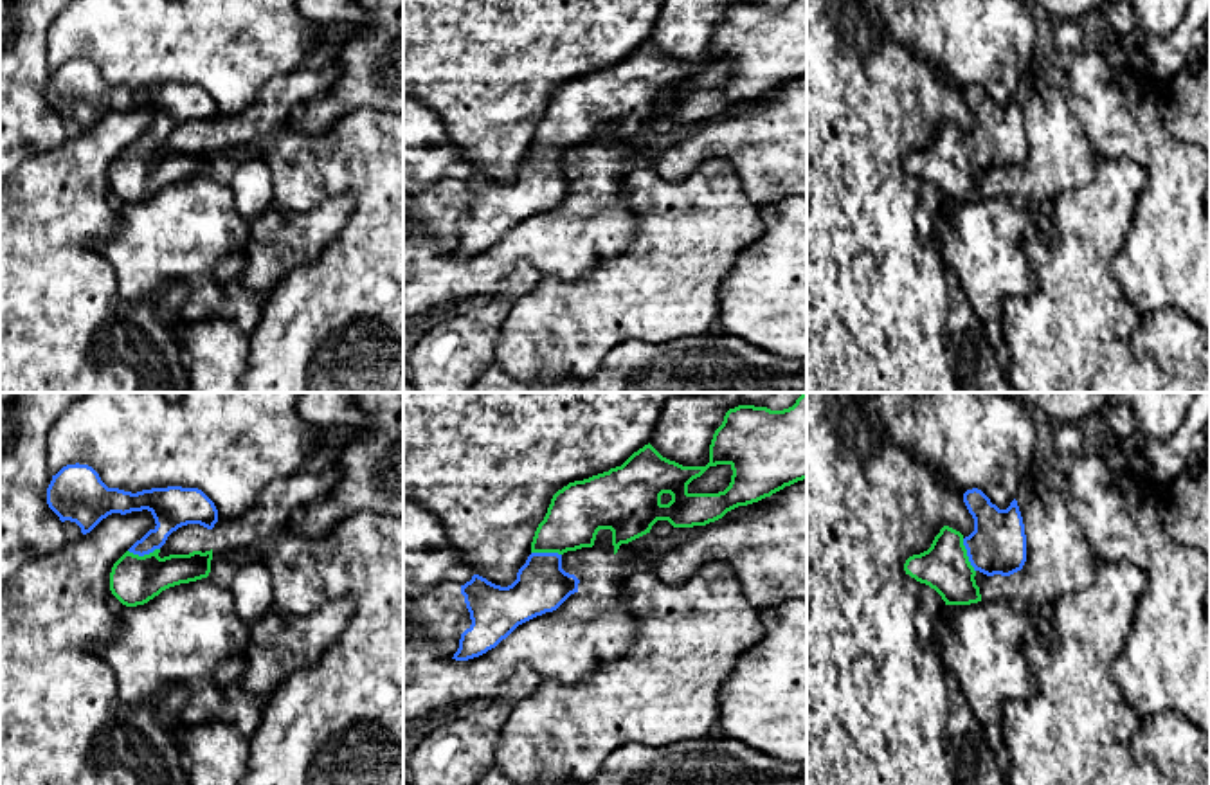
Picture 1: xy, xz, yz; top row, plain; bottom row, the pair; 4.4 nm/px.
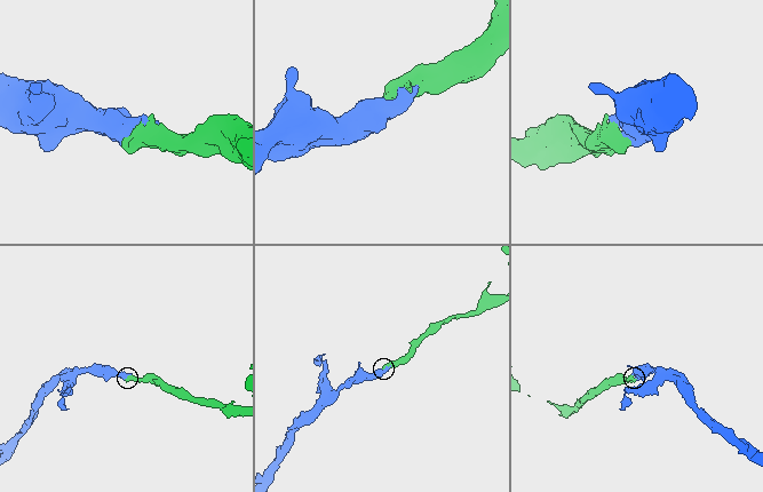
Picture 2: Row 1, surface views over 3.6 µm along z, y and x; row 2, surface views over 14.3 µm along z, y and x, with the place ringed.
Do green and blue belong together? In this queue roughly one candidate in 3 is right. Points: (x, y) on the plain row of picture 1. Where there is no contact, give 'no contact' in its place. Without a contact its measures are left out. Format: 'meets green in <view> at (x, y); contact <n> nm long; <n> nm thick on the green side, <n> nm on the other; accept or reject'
meets green in yz at (966, 152); contact 160 nm long; 220 nm thick on the green side, 260 nm on the other; accept

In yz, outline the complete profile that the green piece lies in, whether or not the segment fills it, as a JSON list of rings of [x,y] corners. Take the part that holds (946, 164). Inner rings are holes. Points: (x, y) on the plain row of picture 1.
[[[972,85],[963,90],[963,99],[974,115],[974,128],[963,133],[960,128],[944,122],[927,148],[909,153],[904,160],[906,171],[935,185],[945,202],[981,198],[974,176],[978,167],[987,173],[1010,173],[1021,167],[1026,158],[1025,121],[1016,95],[1007,106],[999,106],[981,86]]]

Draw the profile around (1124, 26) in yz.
[[[1125,2],[1106,5],[1104,16],[1120,36],[1131,36],[1134,32],[1134,13]]]

